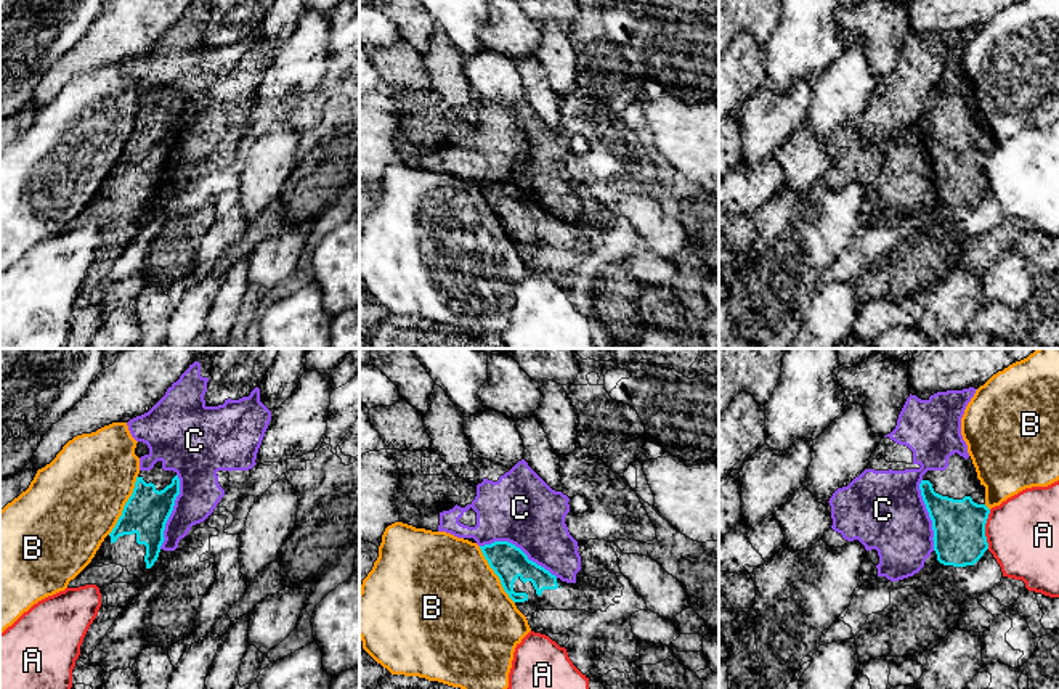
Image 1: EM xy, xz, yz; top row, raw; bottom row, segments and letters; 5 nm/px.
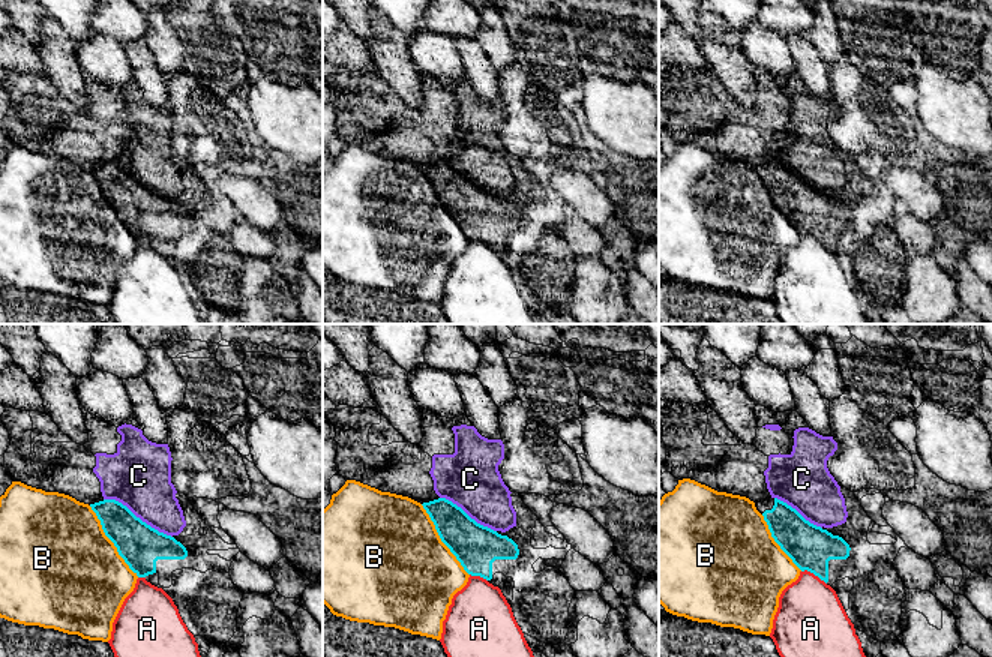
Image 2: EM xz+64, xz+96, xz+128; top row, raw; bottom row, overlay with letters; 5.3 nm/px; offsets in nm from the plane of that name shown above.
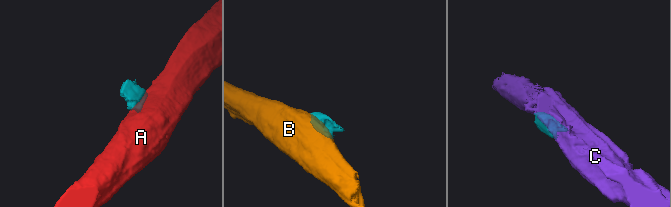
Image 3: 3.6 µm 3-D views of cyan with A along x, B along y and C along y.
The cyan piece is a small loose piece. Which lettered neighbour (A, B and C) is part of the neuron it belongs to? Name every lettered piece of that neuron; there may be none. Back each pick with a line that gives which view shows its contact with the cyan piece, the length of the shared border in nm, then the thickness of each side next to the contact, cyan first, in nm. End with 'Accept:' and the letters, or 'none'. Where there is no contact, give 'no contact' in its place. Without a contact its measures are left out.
C: meets cyan in xz; contact 420 nm long; 170 nm thick on the cyan side, 360 nm on the other
Accept: C

